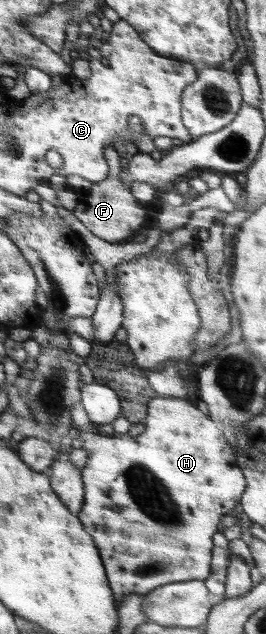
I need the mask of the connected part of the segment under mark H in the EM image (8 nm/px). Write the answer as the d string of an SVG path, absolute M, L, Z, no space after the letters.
M156 395L148 403L148 412L146 416L146 429L138 436L128 437L128 435L120 435L120 437L110 437L110 435L99 434L97 425L89 418L89 414L82 407L80 402L76 402L71 409L72 421L76 429L80 431L82 439L82 448L87 451L88 459L86 465L81 471L82 480L84 480L84 504L82 504L81 513L76 515L86 529L90 529L90 533L94 533L94 541L98 541L98 549L102 549L102 557L106 557L106 573L111 589L113 590L115 601L118 606L121 599L130 594L146 595L153 589L162 585L190 580L205 580L212 575L212 559L215 552L212 550L212 533L216 533L216 527L222 519L222 515L226 515L228 511L234 509L234 501L240 501L242 489L248 489L248 483L242 479L242 470L236 465L236 457L230 449L230 445L226 445L223 431L220 431L212 419L208 419L202 411L198 411L194 405L190 405L188 400L177 397L162 397Z

